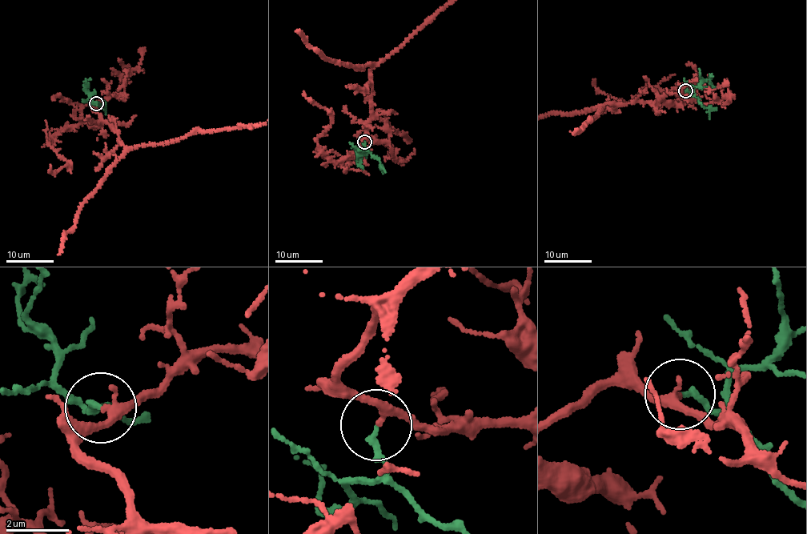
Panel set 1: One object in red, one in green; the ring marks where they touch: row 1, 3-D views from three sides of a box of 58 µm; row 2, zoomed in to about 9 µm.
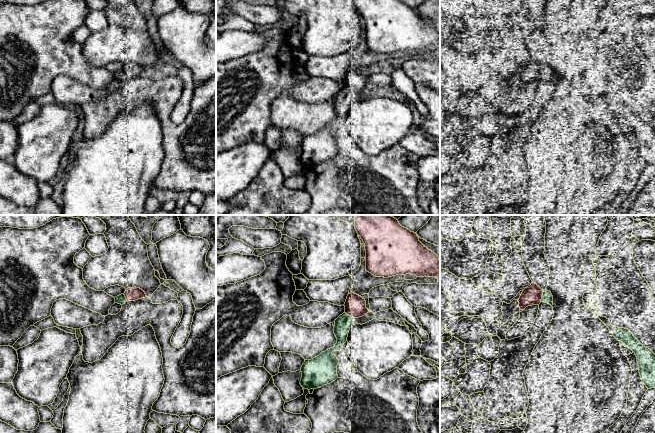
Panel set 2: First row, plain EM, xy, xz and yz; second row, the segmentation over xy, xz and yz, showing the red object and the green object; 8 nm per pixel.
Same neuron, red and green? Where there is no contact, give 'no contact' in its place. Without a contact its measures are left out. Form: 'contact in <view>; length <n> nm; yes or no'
contact in yz; length 80 nm; yes

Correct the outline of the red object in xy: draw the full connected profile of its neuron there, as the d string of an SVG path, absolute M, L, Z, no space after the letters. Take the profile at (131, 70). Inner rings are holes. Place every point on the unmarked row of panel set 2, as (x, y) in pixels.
M127 64L124 70L115 73L115 79L125 80L127 77L135 77L147 73L145 68L140 64Z

